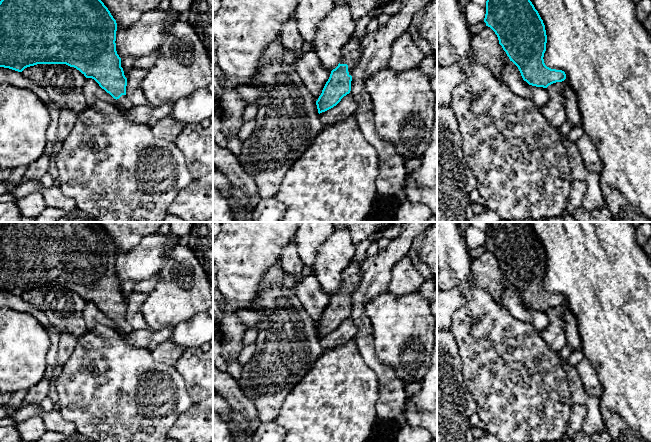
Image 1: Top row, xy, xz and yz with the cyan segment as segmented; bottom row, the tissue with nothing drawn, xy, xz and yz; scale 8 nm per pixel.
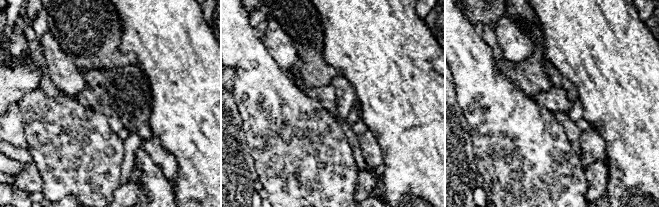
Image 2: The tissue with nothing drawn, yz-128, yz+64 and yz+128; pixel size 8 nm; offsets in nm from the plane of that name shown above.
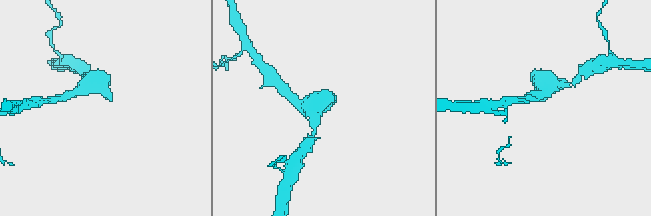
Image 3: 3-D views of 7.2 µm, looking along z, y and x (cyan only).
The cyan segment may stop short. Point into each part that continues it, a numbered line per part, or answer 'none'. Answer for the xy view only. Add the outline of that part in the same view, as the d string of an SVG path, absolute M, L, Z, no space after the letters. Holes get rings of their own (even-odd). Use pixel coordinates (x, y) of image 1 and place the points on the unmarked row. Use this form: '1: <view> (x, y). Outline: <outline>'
1: xy (123, 326). Outline: M122 319L119 323L116 324L119 331L124 335L128 335L131 331L133 331L132 327L128 324L126 319Z

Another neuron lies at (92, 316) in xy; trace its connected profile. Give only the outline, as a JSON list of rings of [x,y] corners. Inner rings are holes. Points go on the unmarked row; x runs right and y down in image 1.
[[[86,302],[83,310],[83,319],[87,328],[90,330],[96,325],[105,325],[118,330],[116,323],[114,323],[109,317],[102,313],[99,308],[92,302]]]

